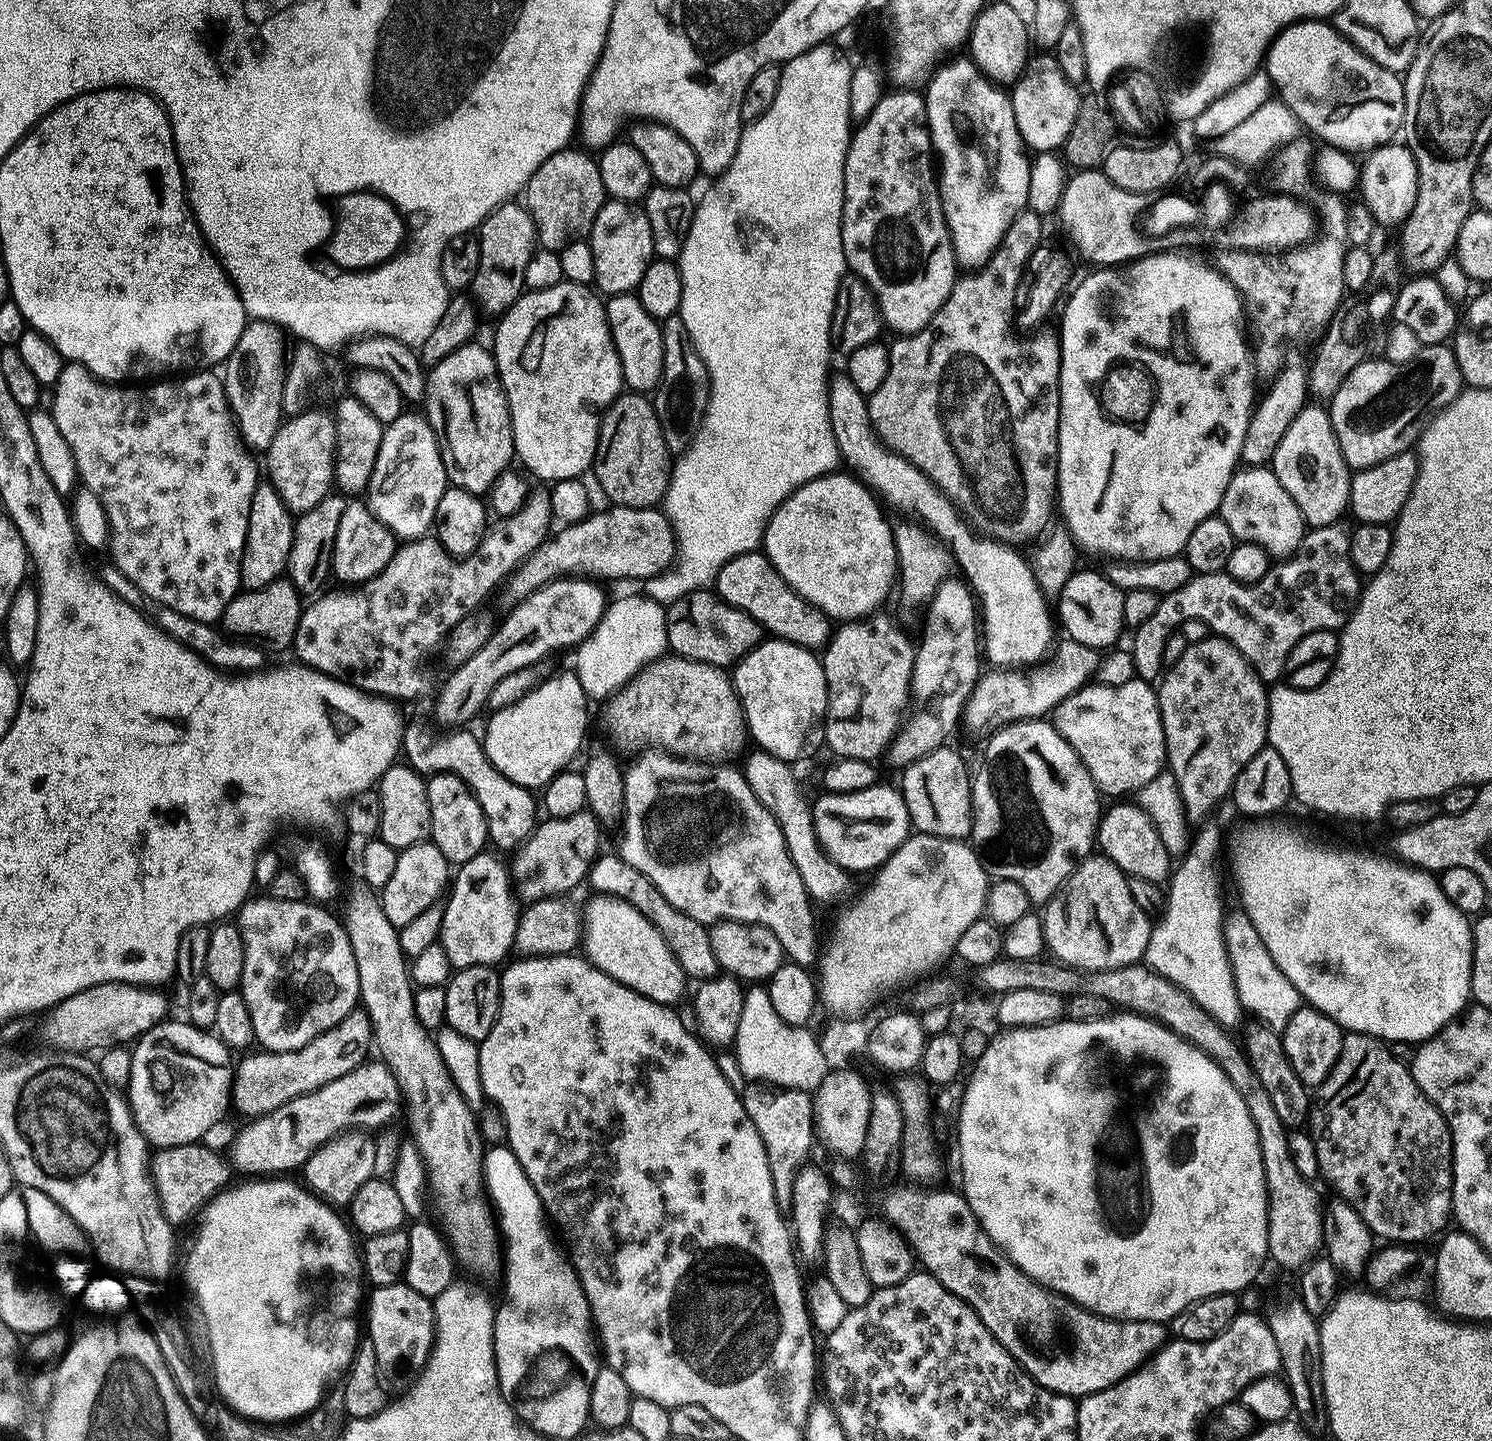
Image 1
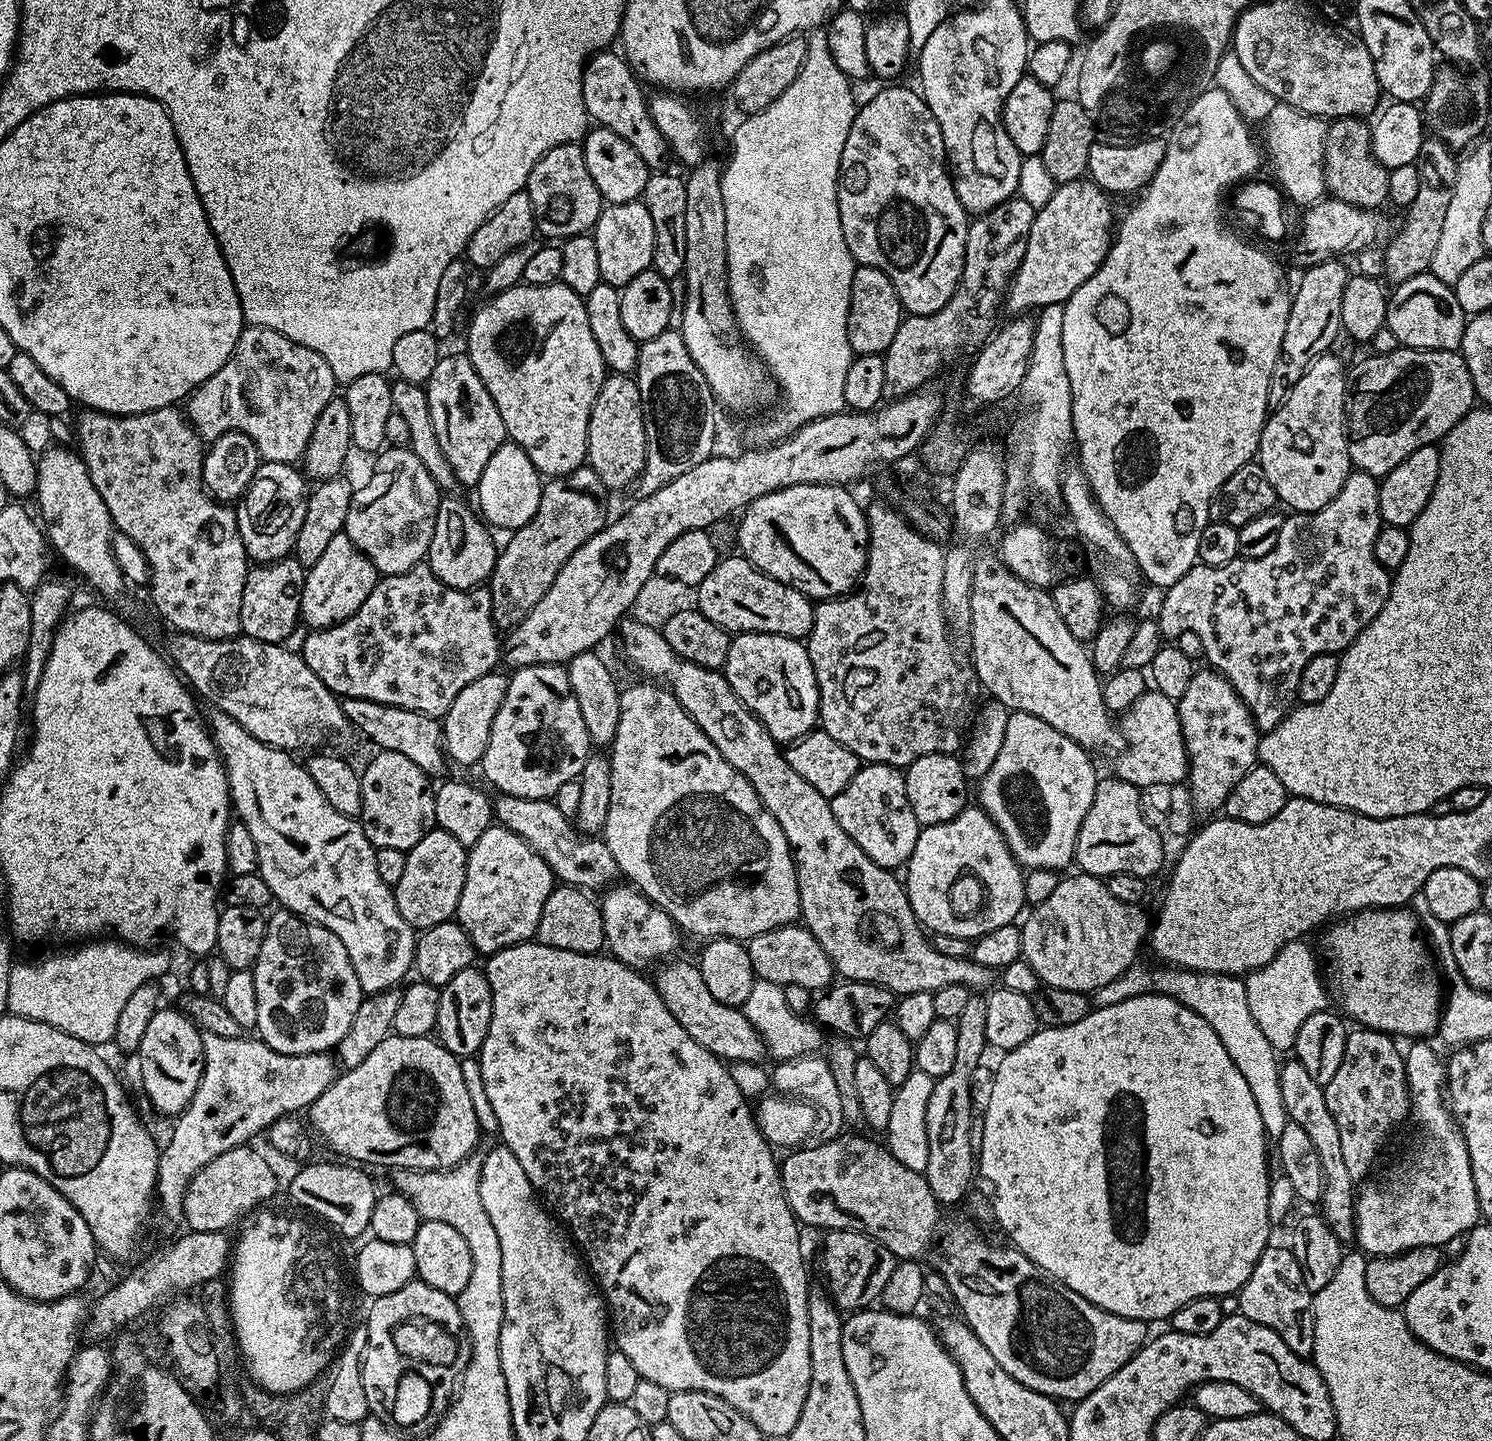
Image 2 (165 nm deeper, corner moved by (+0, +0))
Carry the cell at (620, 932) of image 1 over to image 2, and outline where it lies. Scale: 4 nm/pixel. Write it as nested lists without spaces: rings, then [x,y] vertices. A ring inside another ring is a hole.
[[[675,960],[665,963],[659,969],[661,972],[654,976],[654,983],[662,1002],[666,1002],[666,1010],[670,1010],[670,1014],[674,1014],[674,1018],[682,1022],[682,1030],[686,1030],[686,1034],[690,1034],[694,1042],[706,1046],[706,1050],[713,1052],[722,1061],[761,1063],[766,1056],[764,1039],[756,1033],[754,1026],[750,1026],[743,1011],[718,1002],[718,998],[714,998],[710,990],[706,990],[706,982],[702,982],[702,974],[695,963]]]

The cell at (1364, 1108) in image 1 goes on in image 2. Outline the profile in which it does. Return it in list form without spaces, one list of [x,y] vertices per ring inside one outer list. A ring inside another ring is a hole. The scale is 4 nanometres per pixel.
[[[1353,1027],[1346,1038],[1342,1066],[1338,1066],[1334,1078],[1324,1085],[1326,1106],[1330,1106],[1330,1114],[1334,1114],[1334,1122],[1338,1125],[1342,1158],[1350,1169],[1353,1182],[1363,1181],[1369,1175],[1367,1172],[1371,1170],[1380,1147],[1387,1142],[1388,1135],[1410,1116],[1412,1099],[1408,1096],[1404,1058],[1396,1044],[1397,1041],[1386,1032]]]

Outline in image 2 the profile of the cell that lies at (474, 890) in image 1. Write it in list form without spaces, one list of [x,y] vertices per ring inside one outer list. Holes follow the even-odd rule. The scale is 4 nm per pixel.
[[[499,826],[488,828],[467,853],[466,882],[462,882],[462,898],[458,898],[454,919],[470,934],[477,953],[500,952],[531,941],[538,918],[542,918],[542,906],[546,906],[554,887],[550,866],[518,834]]]

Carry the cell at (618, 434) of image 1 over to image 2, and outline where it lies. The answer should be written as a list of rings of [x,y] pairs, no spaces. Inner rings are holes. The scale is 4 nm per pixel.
[[[608,374],[602,390],[594,398],[588,427],[587,467],[602,478],[605,489],[628,488],[639,481],[646,462],[646,426],[642,410],[642,394],[635,379],[628,374]]]

